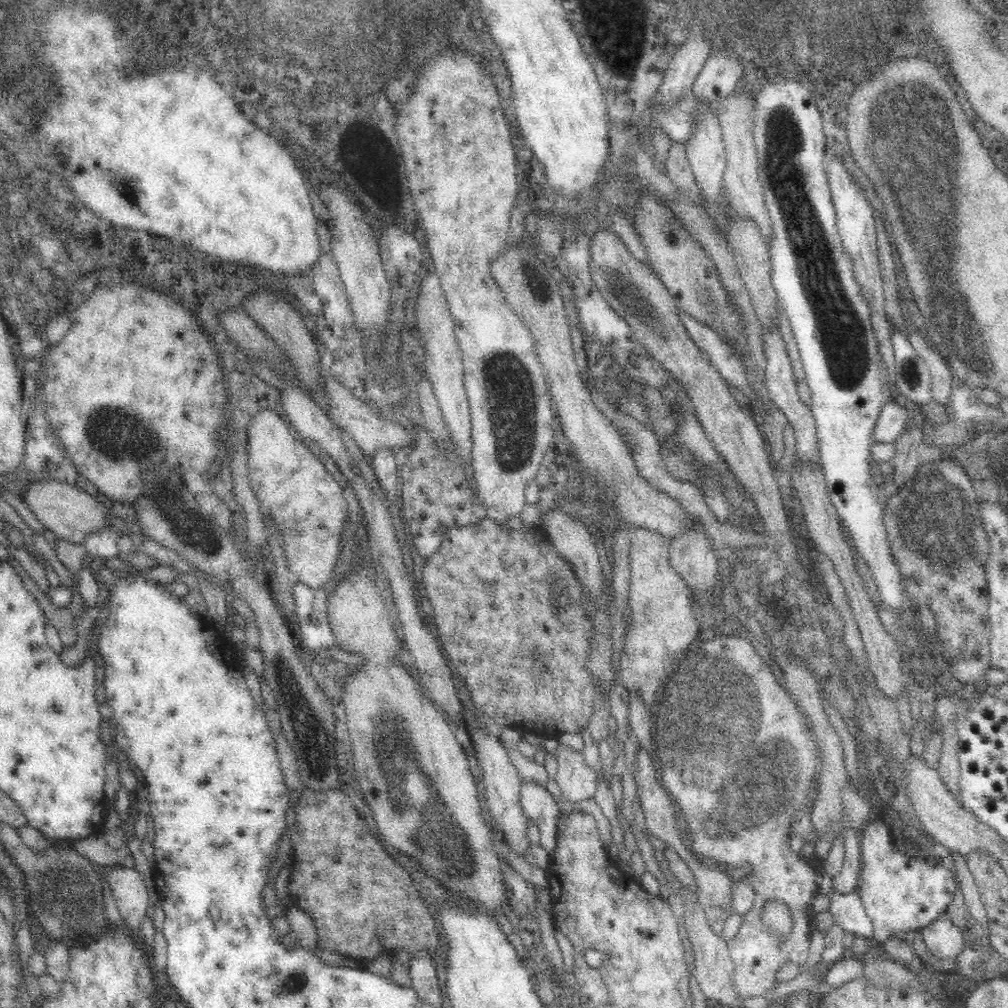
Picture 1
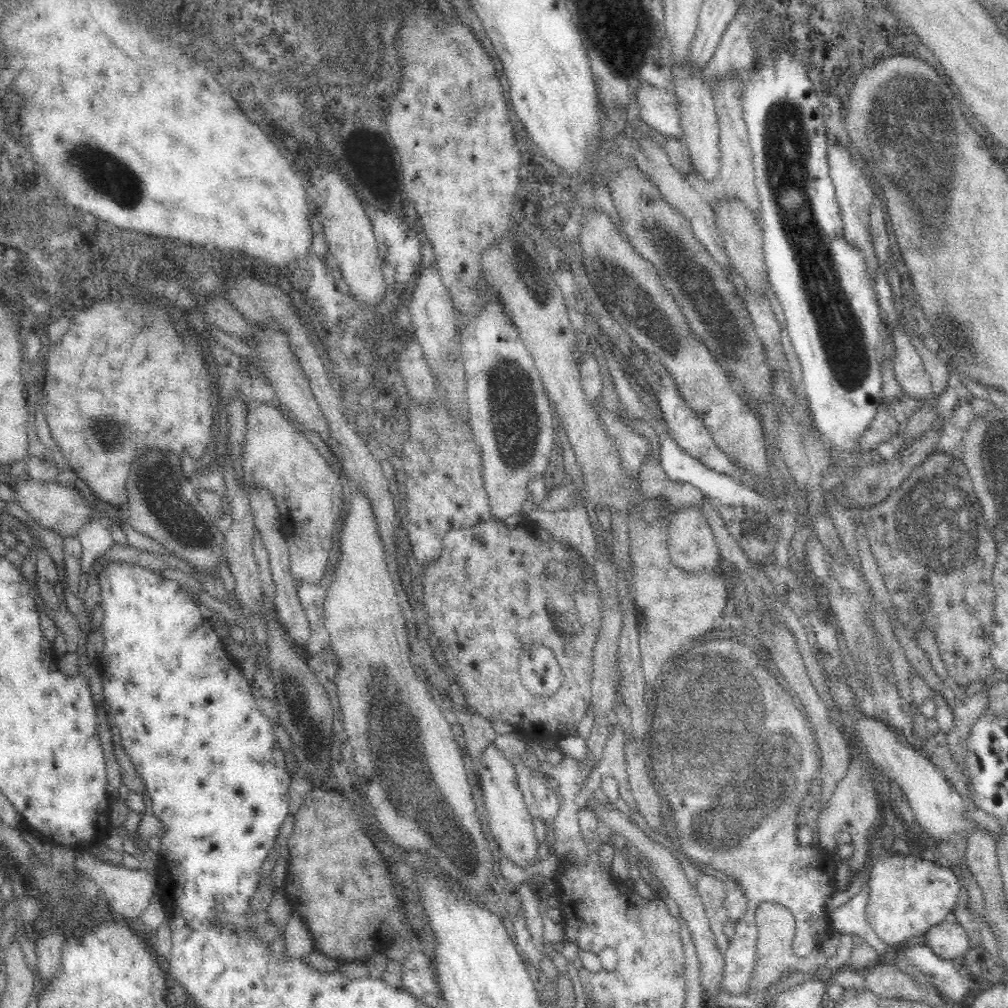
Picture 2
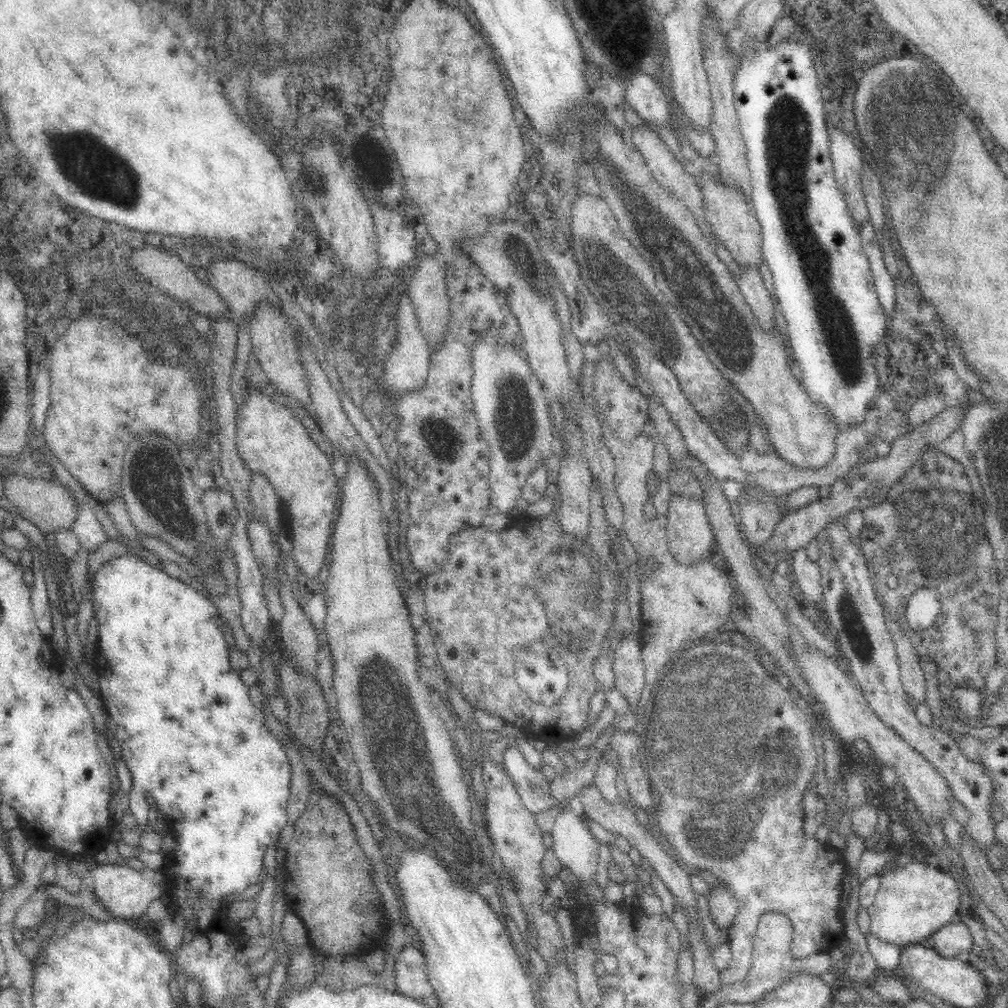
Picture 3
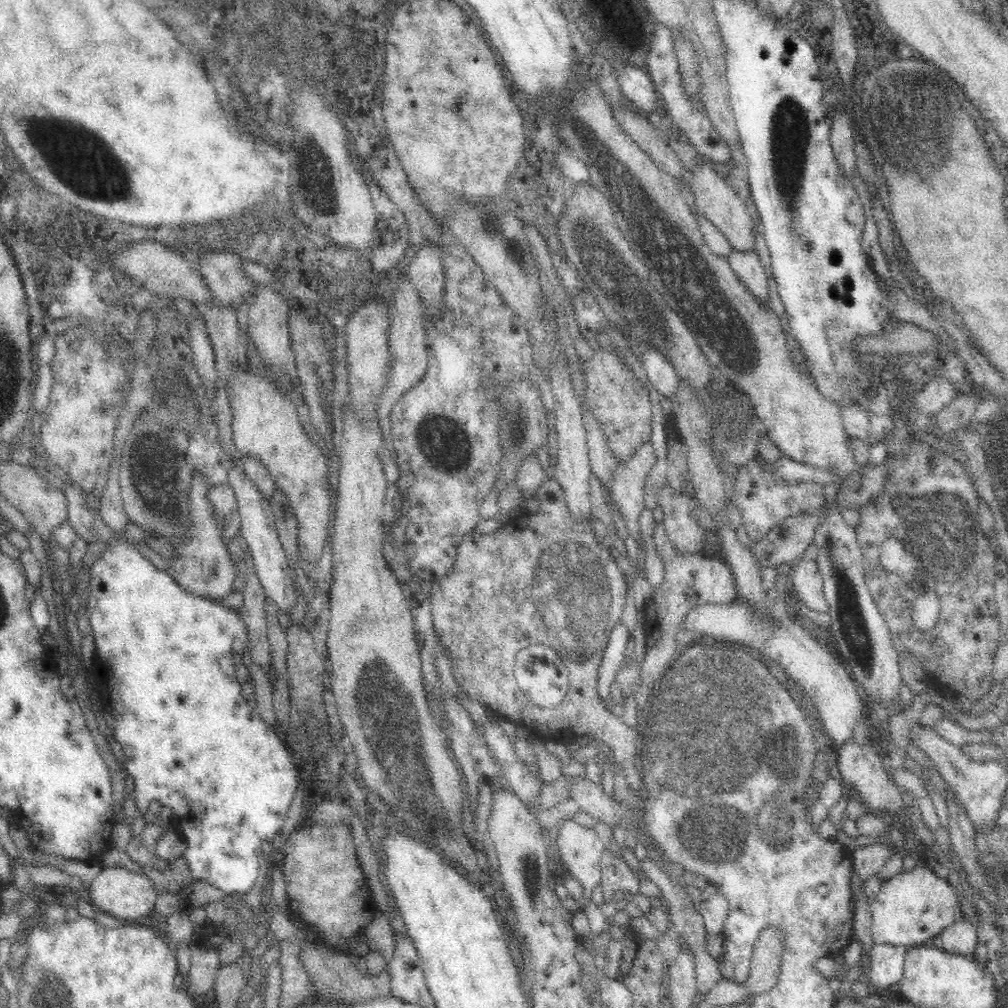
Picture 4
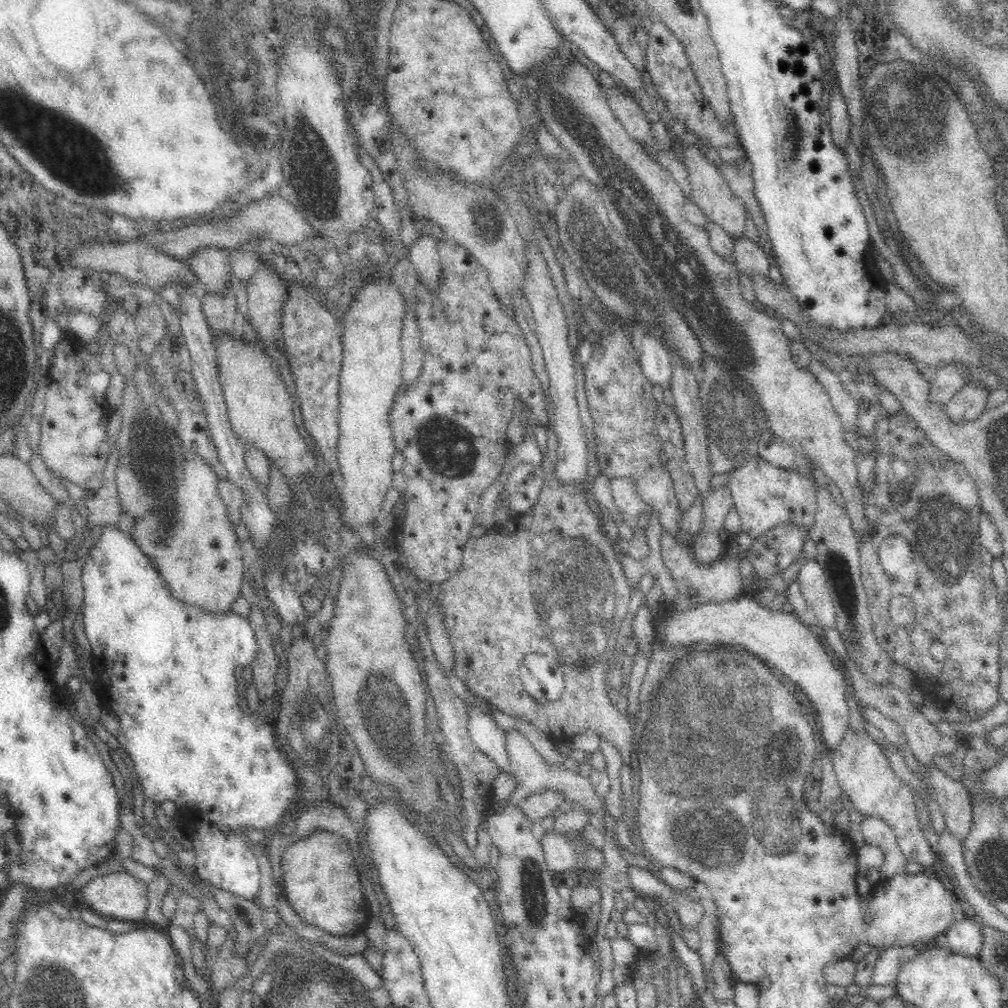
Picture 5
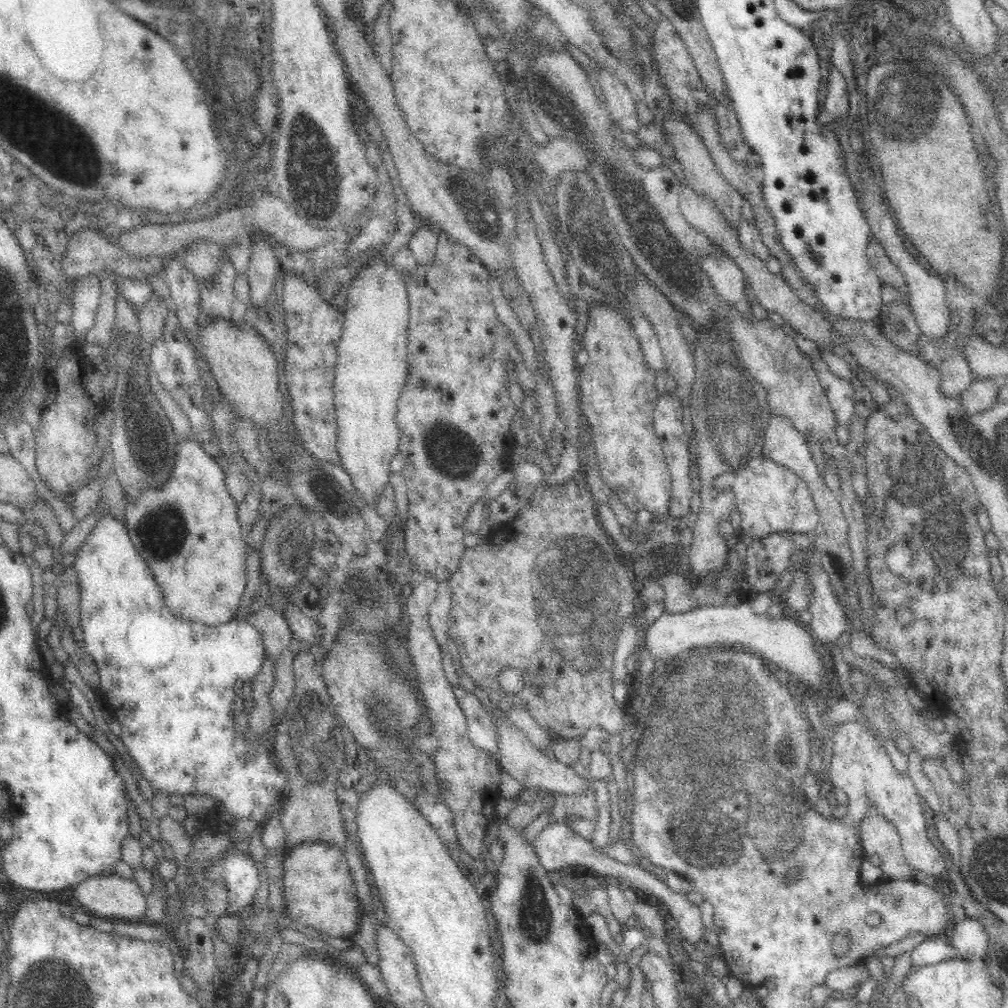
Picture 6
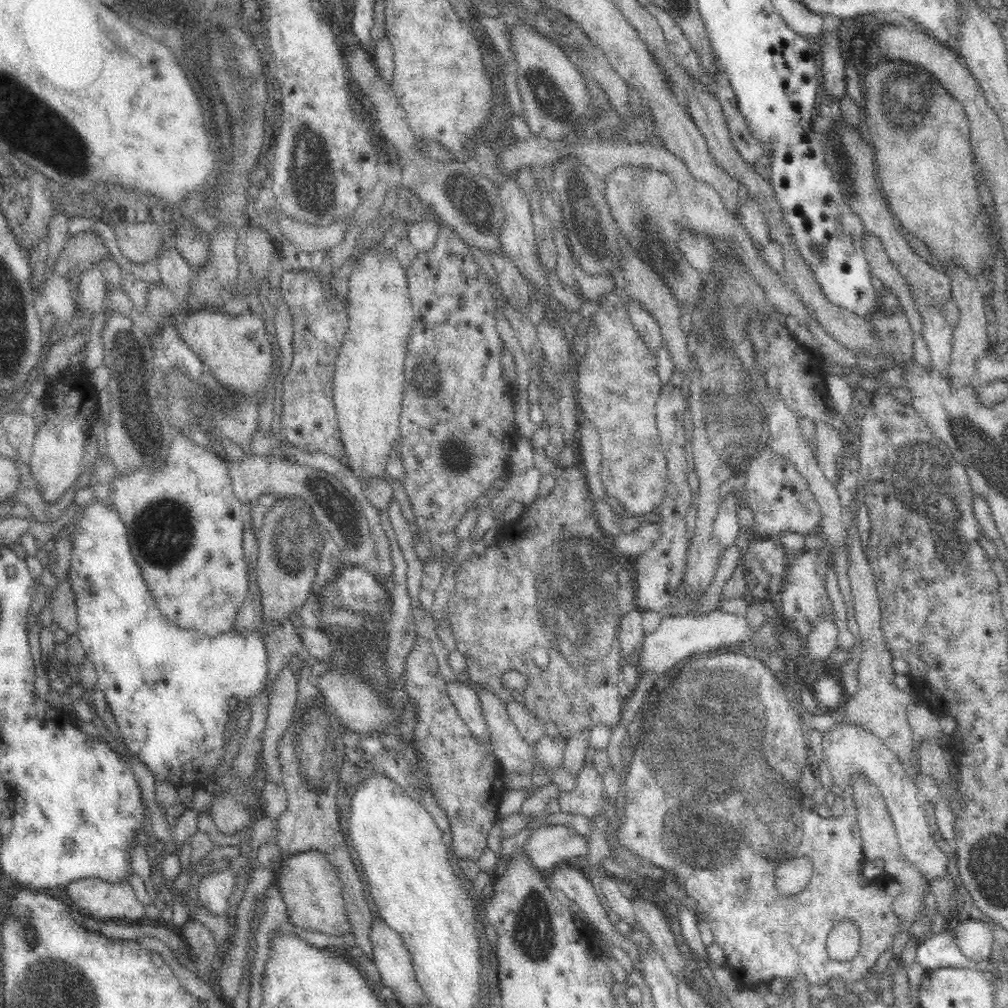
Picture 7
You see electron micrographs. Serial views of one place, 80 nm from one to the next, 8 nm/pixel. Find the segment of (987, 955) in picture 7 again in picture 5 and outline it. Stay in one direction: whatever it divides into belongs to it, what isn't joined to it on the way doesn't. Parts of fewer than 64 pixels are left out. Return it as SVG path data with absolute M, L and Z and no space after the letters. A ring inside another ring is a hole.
M970 918L950 925L940 941L949 952L968 958L978 959L984 948L981 926Z

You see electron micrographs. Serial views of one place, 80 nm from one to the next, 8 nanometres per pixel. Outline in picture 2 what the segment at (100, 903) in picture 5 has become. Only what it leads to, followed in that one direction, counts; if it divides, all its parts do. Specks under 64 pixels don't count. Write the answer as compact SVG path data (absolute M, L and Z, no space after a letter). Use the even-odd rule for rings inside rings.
M85 848L75 851L74 860L81 873L88 875L96 883L98 892L102 893L105 908L109 908L107 916L113 919L121 919L129 924L139 920L150 899L158 894L156 870L131 870L123 865L113 866L96 859Z

